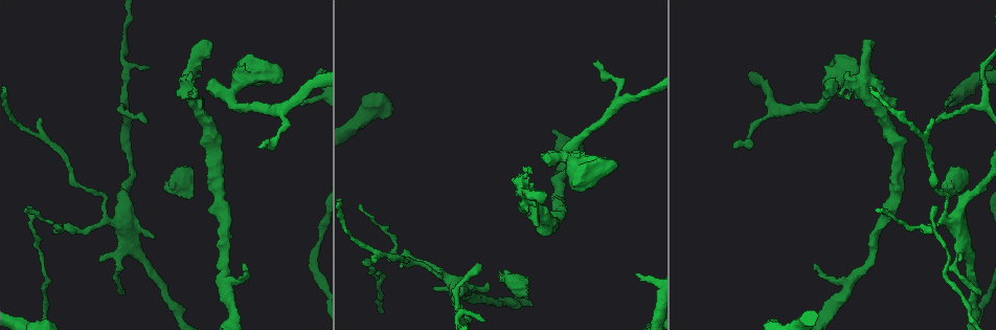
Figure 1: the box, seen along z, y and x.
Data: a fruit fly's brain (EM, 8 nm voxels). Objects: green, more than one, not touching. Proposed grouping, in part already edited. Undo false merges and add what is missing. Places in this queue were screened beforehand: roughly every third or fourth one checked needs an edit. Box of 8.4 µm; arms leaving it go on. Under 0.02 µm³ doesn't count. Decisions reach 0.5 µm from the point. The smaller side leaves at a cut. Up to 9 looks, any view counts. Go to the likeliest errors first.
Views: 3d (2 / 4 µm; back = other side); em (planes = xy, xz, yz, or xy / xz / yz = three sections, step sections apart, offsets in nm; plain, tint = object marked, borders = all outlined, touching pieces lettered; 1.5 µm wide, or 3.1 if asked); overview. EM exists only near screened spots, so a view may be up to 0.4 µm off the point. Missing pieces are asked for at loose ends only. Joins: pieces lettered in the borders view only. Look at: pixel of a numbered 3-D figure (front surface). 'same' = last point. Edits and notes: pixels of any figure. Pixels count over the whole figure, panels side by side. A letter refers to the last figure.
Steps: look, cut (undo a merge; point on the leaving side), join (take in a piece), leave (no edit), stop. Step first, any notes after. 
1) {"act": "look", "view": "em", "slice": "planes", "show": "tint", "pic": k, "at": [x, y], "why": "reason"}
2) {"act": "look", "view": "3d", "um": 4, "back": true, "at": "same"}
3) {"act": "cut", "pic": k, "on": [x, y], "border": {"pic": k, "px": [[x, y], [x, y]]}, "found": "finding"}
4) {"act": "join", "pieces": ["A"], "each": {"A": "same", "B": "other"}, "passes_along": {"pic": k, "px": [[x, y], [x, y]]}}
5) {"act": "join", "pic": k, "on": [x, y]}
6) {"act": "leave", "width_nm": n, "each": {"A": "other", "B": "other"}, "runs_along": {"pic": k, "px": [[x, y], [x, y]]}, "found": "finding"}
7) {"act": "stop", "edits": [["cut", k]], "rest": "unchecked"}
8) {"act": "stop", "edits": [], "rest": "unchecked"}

{"act": "look", "view": "em", "slice": "planes", "show": "borders", "pic": 1, "at": [206, 43], "why": "branch stops here"}

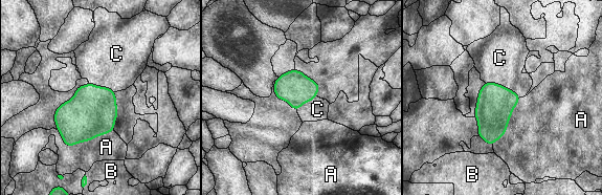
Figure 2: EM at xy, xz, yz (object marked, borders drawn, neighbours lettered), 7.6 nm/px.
{"act": "join", "pieces": ["C"], "each": {"A": "other", "B": "other", "C": "same"}, "passes_along": {"pic": 2, "px": [[495, 103], [504, 87], [499, 58]]}, "found": "the neuron continues"}

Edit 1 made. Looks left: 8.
{"act": "look", "view": "3d", "um": 4, "pic": 1, "at": [734, 147], "why": "thin end"}

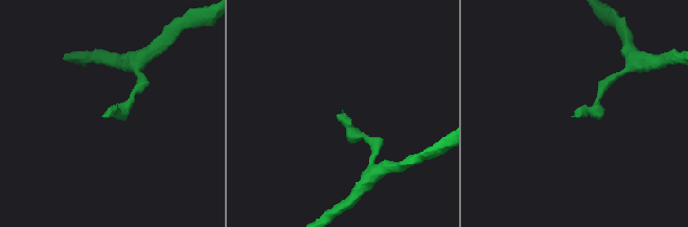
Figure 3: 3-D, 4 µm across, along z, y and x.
{"act": "look", "view": "em", "slice": "yz", "step": 8, "show": "borders", "pic": 3, "at": [101, 116]}

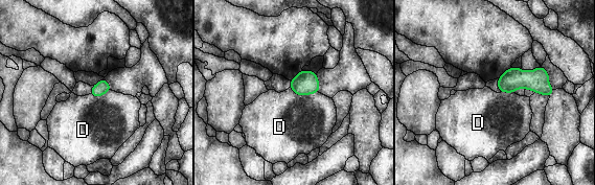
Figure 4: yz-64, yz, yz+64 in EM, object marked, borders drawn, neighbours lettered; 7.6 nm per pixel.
{"act": "leave", "width_nm": 100, "each": {"D": "other"}, "border": {"pic": 4, "px": [[290, 87], [301, 95], [318, 93]]}, "found": "no lettered piece goes on from it"}

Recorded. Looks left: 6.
{"act": "look", "view": "em", "slice": "planes", "show": "borders", "pic": 1, "at": [944, 104], "why": "tapers out"}

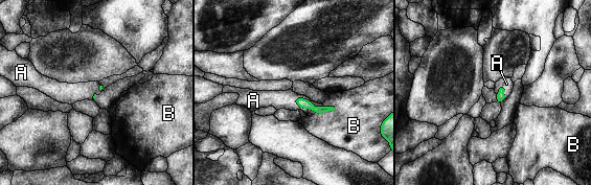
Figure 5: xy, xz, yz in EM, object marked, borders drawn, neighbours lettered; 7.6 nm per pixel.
{"act": "join", "pieces": ["A"], "longest_contact_nm": ["A", 240], "each": {"A": "same", "B": "other"}, "found": "it goes on there"}

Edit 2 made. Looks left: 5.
{"act": "look", "view": "em", "slice": "planes", "show": "tint", "pic": 1, "at": [230, 94], "why": "thick turns thin"}

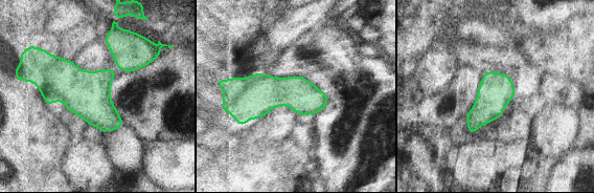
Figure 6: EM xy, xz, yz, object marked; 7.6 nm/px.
{"act": "look", "view": "em", "slice": "planes", "show": "borders", "at": "same", "why": "see the neighbours"}

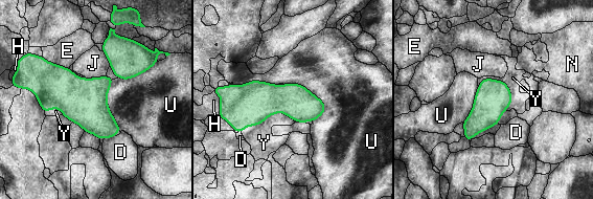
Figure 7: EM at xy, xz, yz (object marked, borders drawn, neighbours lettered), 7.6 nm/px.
{"act": "leave", "each": {"D": "other", "E": "other", "H": "other", "J": "other", "N": "other", "U": "other", "Y": "other"}, "border": {"pic": 7, "px": [[482, 79], [506, 84], [505, 110]]}, "found": "continuous, no second neuron"}

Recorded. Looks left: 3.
{"act": "stop", "edits": [["join", 2], ["join", 5]], "rest": "unchecked"}

